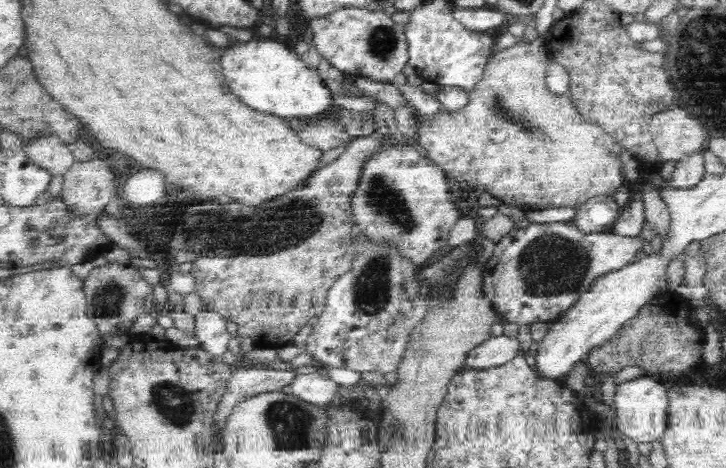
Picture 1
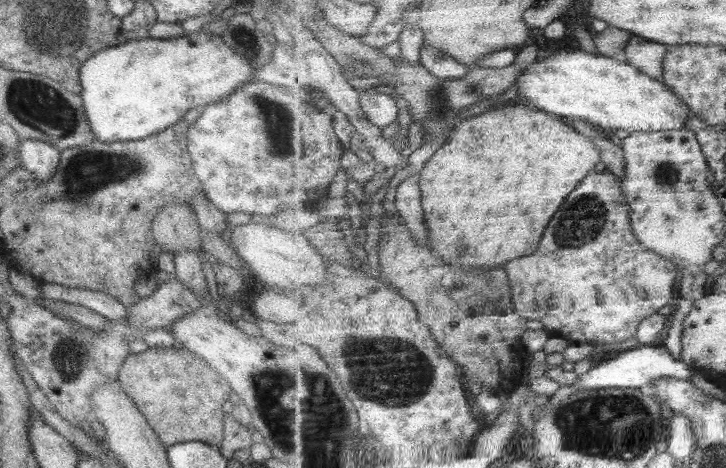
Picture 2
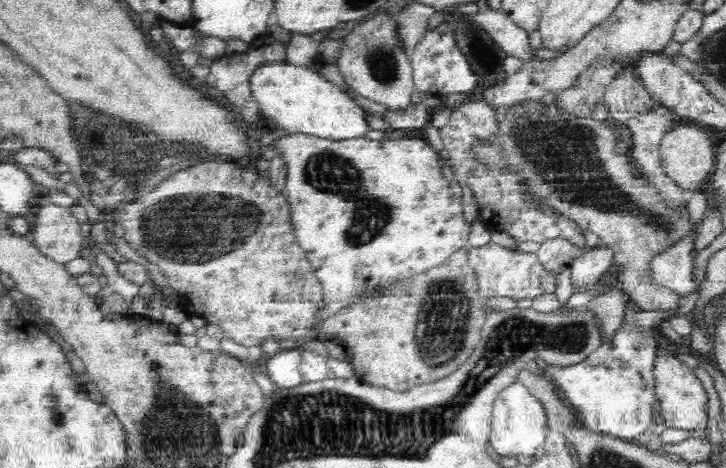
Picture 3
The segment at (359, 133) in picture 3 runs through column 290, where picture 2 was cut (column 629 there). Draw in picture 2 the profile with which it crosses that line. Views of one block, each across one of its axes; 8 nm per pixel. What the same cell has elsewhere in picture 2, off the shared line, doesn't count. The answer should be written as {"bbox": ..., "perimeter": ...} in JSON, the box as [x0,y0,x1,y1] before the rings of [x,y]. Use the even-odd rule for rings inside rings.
{"bbox":[518,47,694,134],"perimeter":[[[568,47],[560,48],[558,52],[552,53],[543,61],[537,61],[528,67],[524,75],[519,78],[518,88],[519,94],[528,98],[531,106],[570,119],[581,118],[592,123],[593,126],[598,126],[601,132],[624,130],[632,134],[634,132],[680,130],[680,128],[686,128],[694,112],[694,109],[666,83],[652,78],[628,62],[606,58],[598,52],[592,54]]]}

